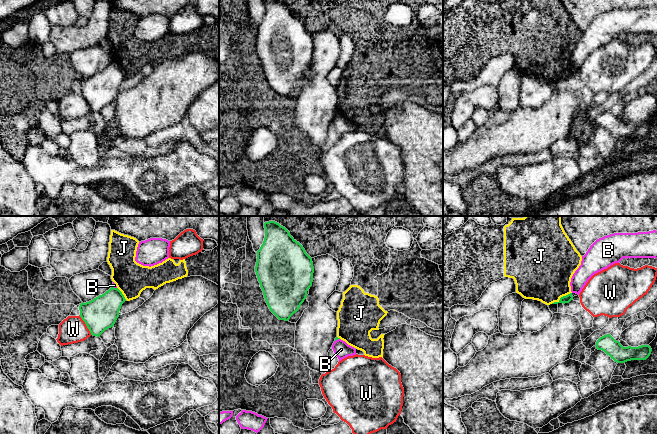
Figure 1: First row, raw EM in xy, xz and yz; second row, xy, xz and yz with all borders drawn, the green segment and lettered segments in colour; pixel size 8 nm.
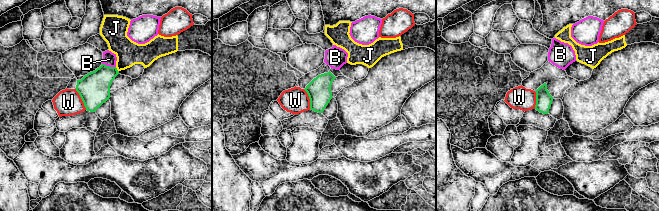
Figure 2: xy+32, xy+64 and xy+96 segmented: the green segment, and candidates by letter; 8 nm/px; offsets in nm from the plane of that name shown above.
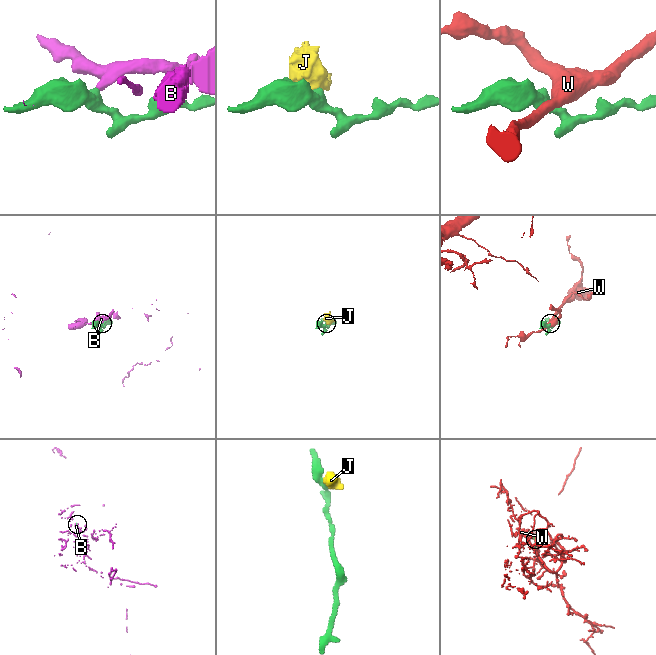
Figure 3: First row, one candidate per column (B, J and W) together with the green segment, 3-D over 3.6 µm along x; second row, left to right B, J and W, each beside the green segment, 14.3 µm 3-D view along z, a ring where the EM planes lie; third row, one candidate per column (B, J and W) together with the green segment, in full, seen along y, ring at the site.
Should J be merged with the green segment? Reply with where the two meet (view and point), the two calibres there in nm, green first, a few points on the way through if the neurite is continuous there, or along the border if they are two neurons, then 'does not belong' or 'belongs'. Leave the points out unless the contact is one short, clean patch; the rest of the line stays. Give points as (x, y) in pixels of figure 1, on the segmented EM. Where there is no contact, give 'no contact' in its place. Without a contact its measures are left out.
contact yz (561, 297); calibres 60 and 460 nm; border yz (571, 292), (551, 303); does not belong

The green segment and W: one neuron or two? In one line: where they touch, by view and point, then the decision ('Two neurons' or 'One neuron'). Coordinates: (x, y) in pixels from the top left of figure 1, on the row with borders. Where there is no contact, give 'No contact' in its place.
Touches green at xy (86, 325). Two neurons

